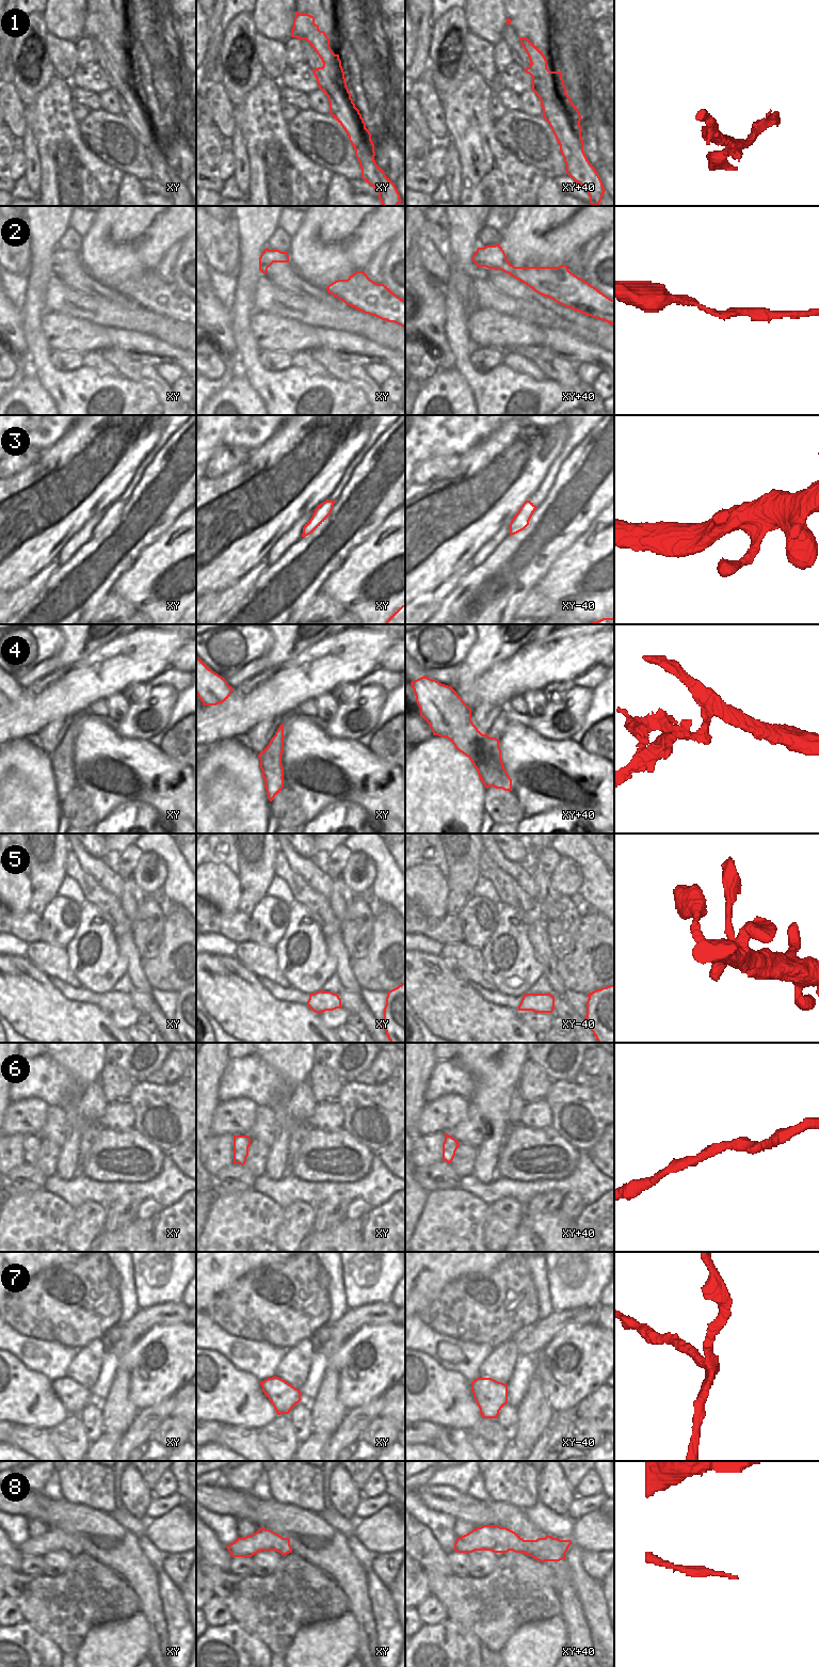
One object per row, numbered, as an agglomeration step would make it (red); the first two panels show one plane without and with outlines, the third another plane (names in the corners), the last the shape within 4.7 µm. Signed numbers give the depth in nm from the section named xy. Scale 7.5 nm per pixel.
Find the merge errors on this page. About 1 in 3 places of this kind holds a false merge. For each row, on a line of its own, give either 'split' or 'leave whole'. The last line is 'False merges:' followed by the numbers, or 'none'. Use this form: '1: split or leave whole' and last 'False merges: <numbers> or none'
1: split
2: leave whole
3: leave whole
4: split
5: leave whole
6: leave whole
7: leave whole
8: split
False merges: 1, 4, 8

